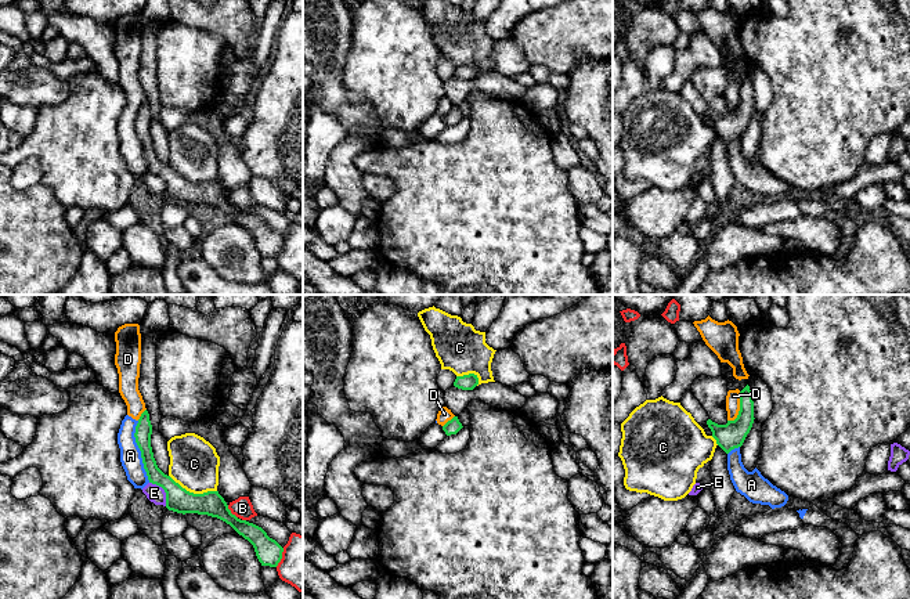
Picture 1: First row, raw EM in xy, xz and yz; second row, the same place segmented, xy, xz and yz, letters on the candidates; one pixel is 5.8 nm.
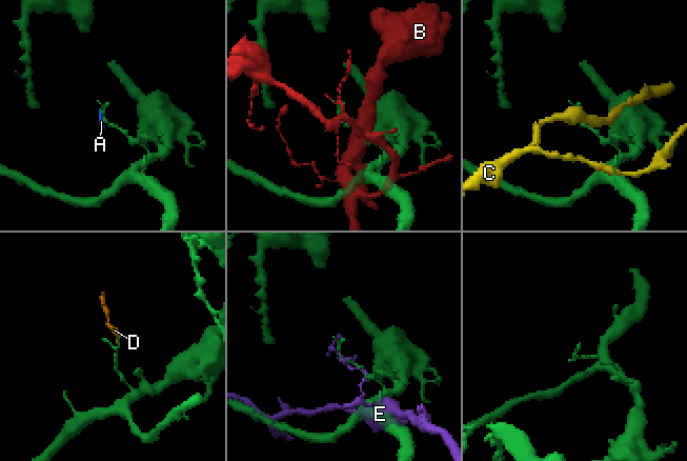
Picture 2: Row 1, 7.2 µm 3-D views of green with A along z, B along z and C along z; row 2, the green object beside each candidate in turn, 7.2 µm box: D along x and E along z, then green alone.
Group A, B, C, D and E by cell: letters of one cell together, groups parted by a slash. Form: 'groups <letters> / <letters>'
groups A D / B / C / E

